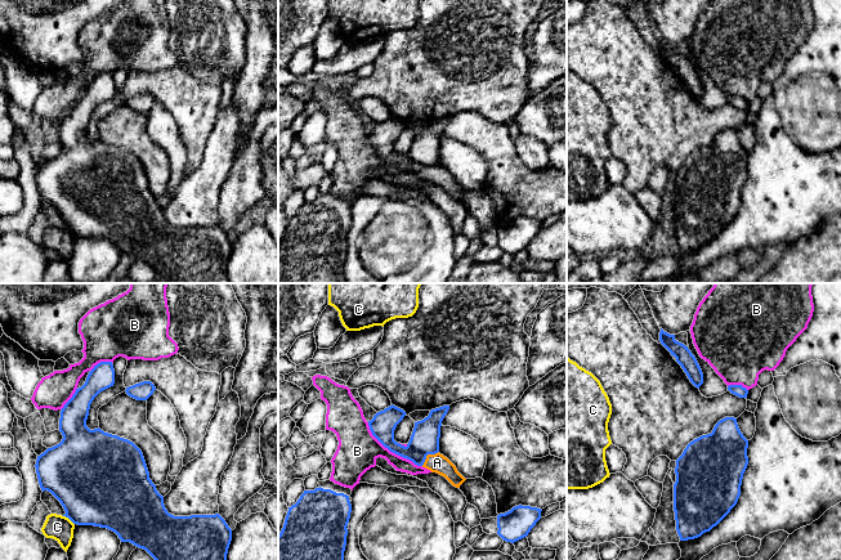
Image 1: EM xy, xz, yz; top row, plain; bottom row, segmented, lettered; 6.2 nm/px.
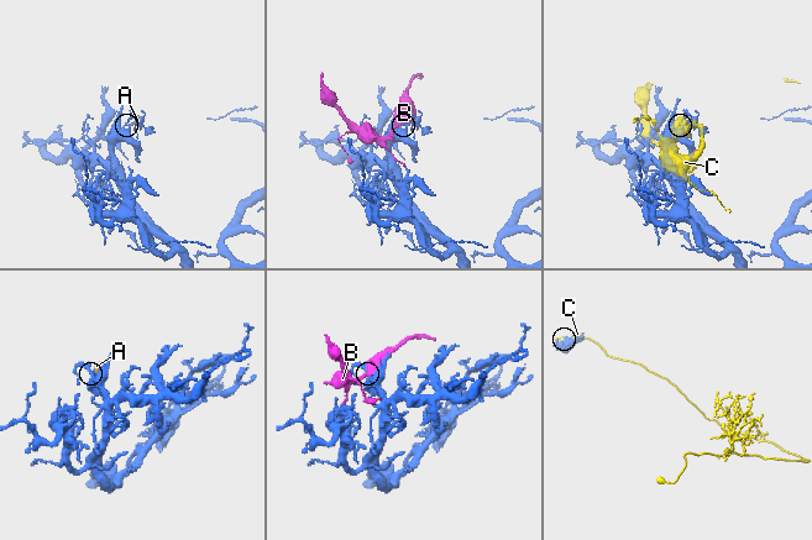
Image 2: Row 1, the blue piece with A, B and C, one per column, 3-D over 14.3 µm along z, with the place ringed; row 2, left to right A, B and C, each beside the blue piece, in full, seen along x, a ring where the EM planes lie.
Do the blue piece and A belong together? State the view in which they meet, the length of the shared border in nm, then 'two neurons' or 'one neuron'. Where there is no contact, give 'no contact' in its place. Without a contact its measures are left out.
xz | 140 nm | one neuron

